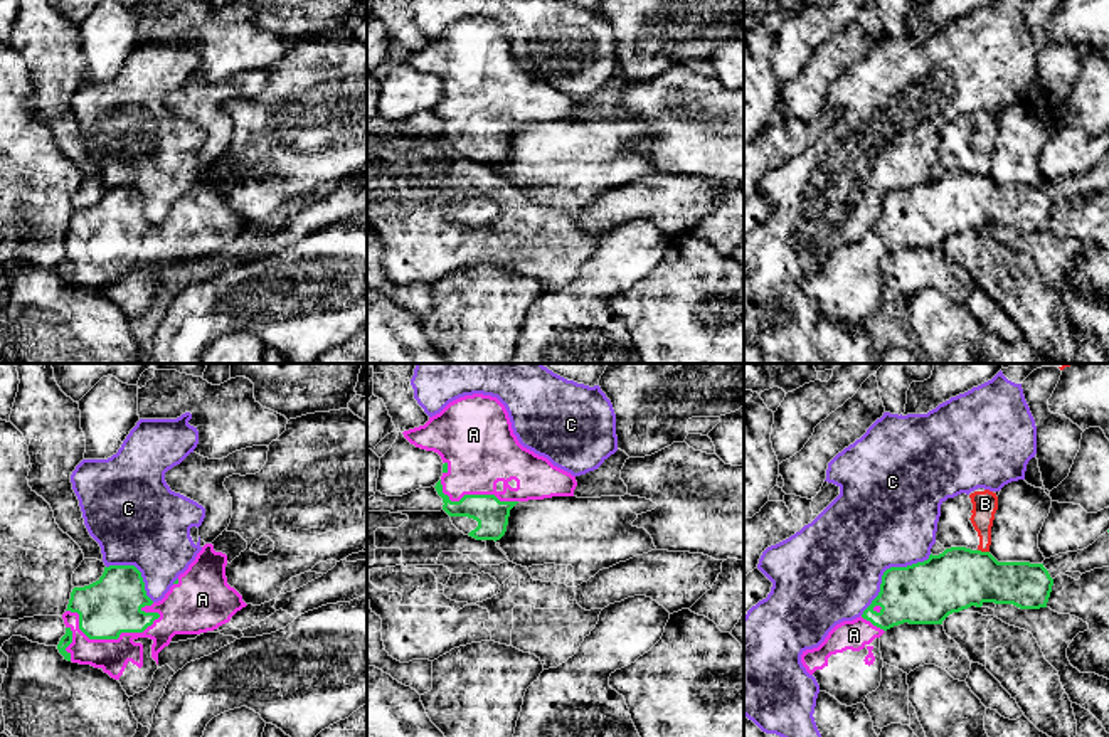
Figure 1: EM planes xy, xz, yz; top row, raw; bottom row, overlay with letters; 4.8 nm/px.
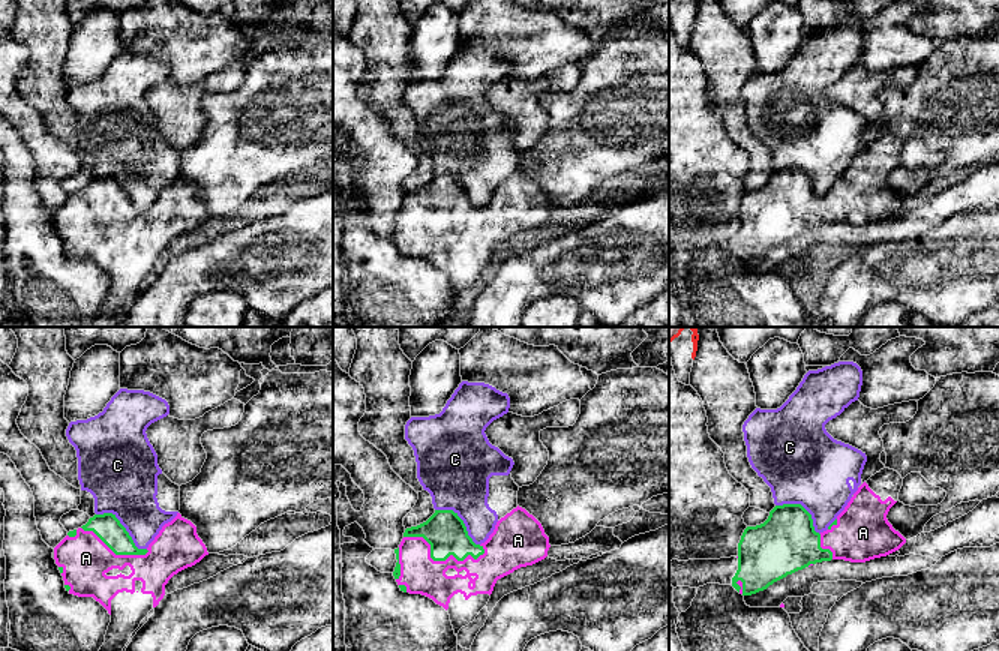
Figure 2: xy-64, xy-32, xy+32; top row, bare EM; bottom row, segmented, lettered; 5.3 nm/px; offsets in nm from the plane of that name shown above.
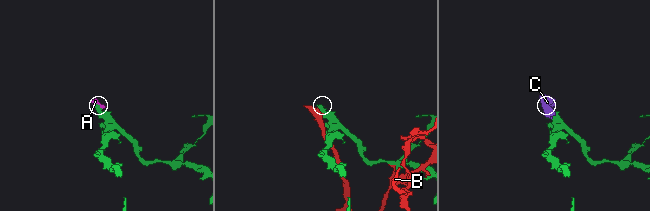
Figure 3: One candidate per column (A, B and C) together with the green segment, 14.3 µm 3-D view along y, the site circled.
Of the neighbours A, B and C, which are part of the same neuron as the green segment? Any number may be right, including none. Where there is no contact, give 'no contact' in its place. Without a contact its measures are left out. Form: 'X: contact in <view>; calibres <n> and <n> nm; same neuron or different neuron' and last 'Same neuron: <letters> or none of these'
A: contact in xy; calibres 280 and 160 nm; same neuron
B: contact in yz; calibres 300 and 130 nm; different neuron
C: contact in yz; calibres 300 and 480 nm; different neuron
Same neuron: A

